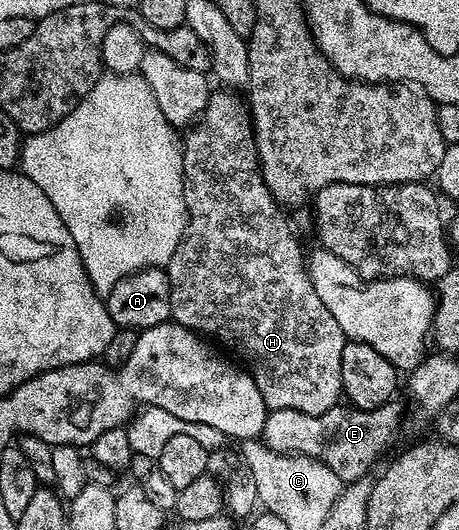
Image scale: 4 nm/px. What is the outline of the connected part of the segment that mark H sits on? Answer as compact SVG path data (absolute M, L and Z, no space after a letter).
M213 92L209 96L206 107L200 112L199 118L192 122L190 128L182 137L184 147L184 194L186 195L186 207L188 208L188 222L184 228L182 239L166 267L170 279L171 320L175 321L177 325L191 329L193 333L201 334L213 342L221 341L226 348L233 349L241 357L239 360L246 366L247 372L251 373L258 391L262 391L262 399L269 411L289 409L290 411L302 411L306 415L317 417L326 411L337 408L338 402L341 400L340 368L342 367L342 347L346 338L342 327L338 327L334 315L330 315L330 311L326 311L326 303L322 303L322 299L318 299L318 293L314 291L314 287L308 278L308 271L302 253L300 257L300 245L296 242L296 237L292 234L287 219L280 214L283 213L281 206L277 205L262 179L260 160L256 154L256 140L252 134L252 118L247 104L241 98L239 101L236 98L239 96L235 92L220 92L224 93Z

